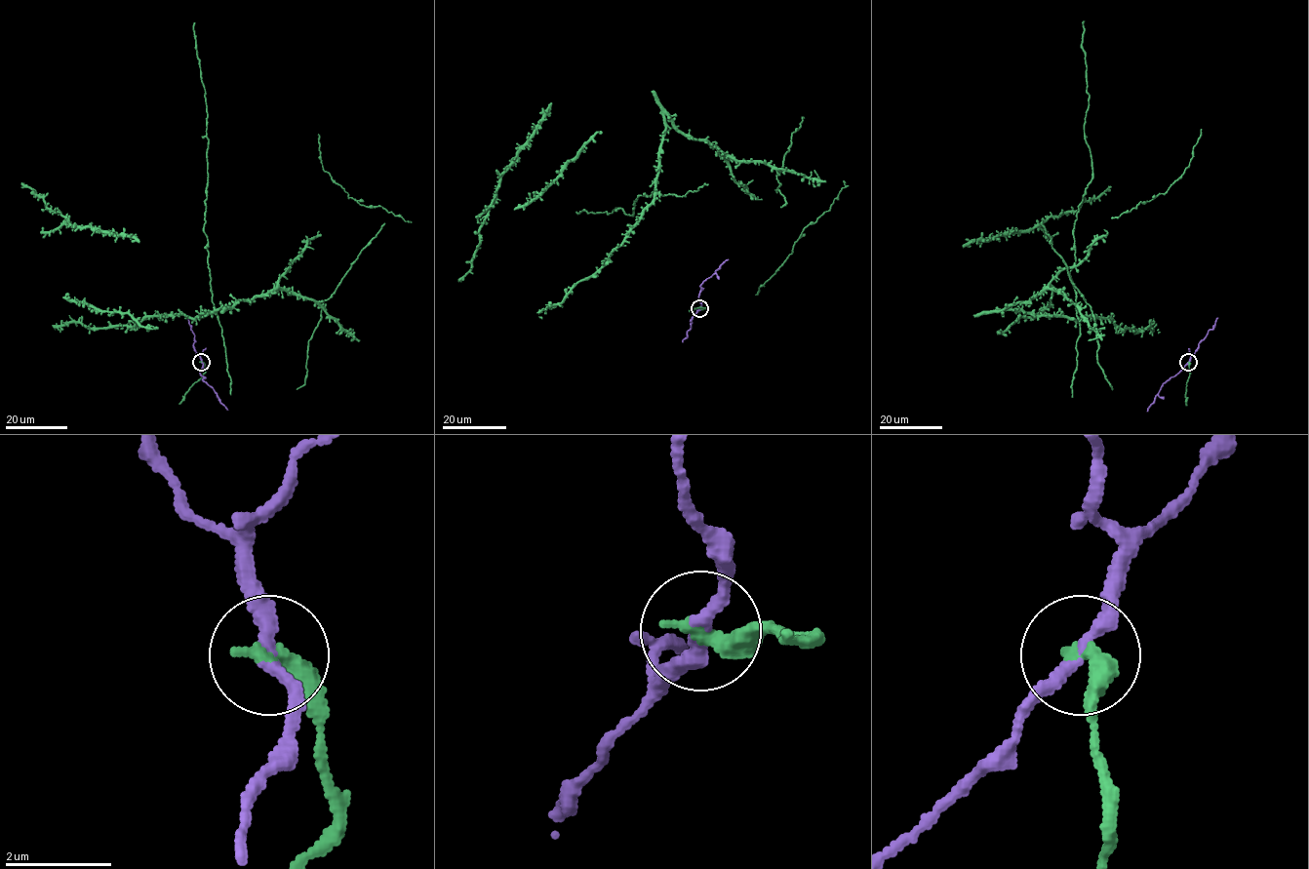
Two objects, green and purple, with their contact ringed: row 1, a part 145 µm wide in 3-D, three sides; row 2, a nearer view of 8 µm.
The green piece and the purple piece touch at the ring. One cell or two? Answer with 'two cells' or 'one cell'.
two cells

